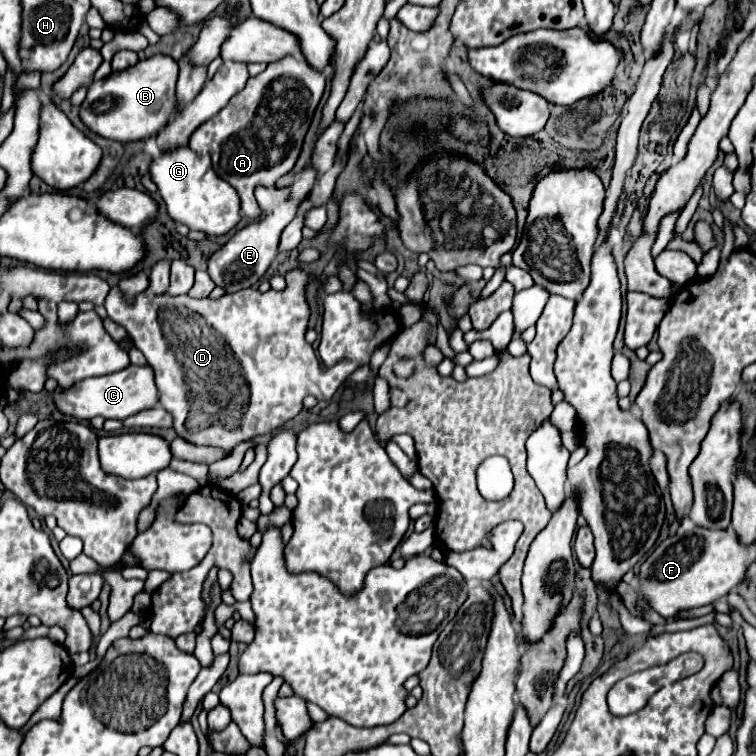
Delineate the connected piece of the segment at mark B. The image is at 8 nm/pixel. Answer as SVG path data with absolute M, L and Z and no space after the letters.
M158 53L124 71L110 73L102 81L94 81L80 105L80 117L92 131L106 139L130 143L154 137L166 127L170 117L178 113L176 79L178 63L170 55Z

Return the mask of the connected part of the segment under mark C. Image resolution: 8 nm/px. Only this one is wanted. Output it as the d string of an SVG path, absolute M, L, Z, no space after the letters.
M146 363L146 365L128 365L124 367L124 371L78 381L70 389L56 393L54 401L62 413L86 421L96 415L102 415L104 419L128 419L130 415L136 415L144 409L152 409L158 403L158 391L154 383L154 371Z

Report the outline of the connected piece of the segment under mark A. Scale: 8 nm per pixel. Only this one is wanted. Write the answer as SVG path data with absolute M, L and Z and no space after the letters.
M286 57L278 63L270 63L260 75L250 77L246 87L236 93L216 117L192 133L188 145L194 151L210 153L214 171L238 191L246 217L260 217L254 189L258 185L274 187L276 179L294 167L324 85L324 71L316 71L302 57L300 61Z

